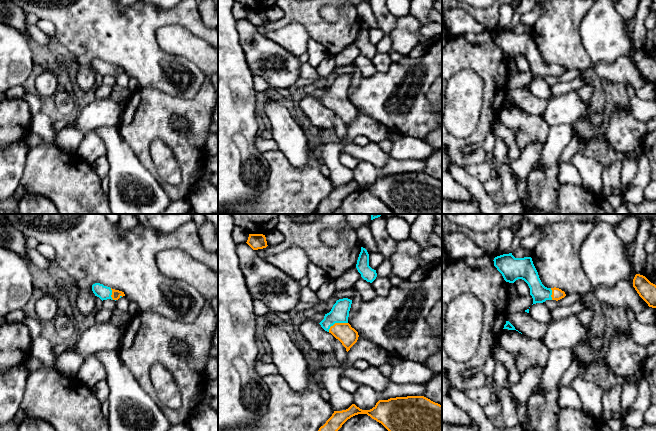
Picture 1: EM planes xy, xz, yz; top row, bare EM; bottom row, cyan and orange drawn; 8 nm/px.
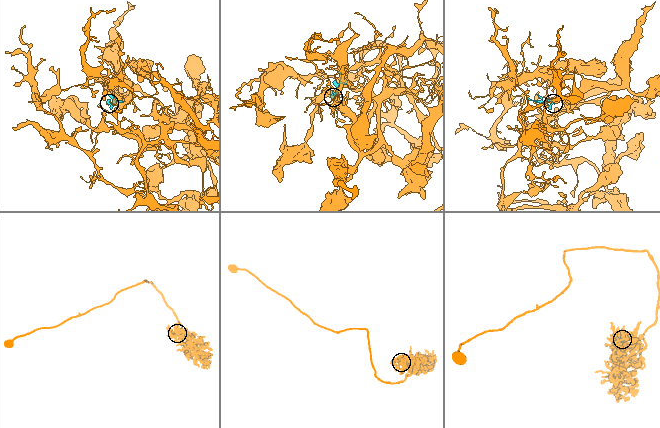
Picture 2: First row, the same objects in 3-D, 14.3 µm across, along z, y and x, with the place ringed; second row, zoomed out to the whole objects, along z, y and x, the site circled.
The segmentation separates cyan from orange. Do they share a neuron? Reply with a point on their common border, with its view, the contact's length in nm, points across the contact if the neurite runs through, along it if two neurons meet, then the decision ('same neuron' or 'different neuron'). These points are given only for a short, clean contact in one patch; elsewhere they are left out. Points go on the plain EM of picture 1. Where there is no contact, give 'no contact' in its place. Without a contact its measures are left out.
meets cyan in xz at (336, 98); contact 180 nm long; runs through xz (339, 89), (336, 98), (348, 112); same neuron

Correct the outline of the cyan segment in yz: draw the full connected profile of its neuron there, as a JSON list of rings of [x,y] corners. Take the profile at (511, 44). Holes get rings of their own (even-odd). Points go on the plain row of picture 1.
[[[509,29],[497,32],[493,37],[506,58],[514,59],[522,55],[528,60],[533,80],[543,79],[546,76],[558,77],[566,72],[561,65],[547,64],[542,60],[531,33],[515,34]]]

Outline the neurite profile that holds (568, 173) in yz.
[[[572,161],[559,165],[558,181],[562,184],[582,186],[581,176]]]

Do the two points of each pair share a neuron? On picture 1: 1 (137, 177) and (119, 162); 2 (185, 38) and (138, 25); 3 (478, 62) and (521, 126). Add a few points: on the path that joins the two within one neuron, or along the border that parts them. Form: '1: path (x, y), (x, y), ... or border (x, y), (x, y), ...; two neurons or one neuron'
1: path (133, 176), (123, 166); one neuron
2: border (178, 24), (162, 25), (156, 32), (166, 52); two neurons
3: border (503, 105), (497, 115); two neurons

